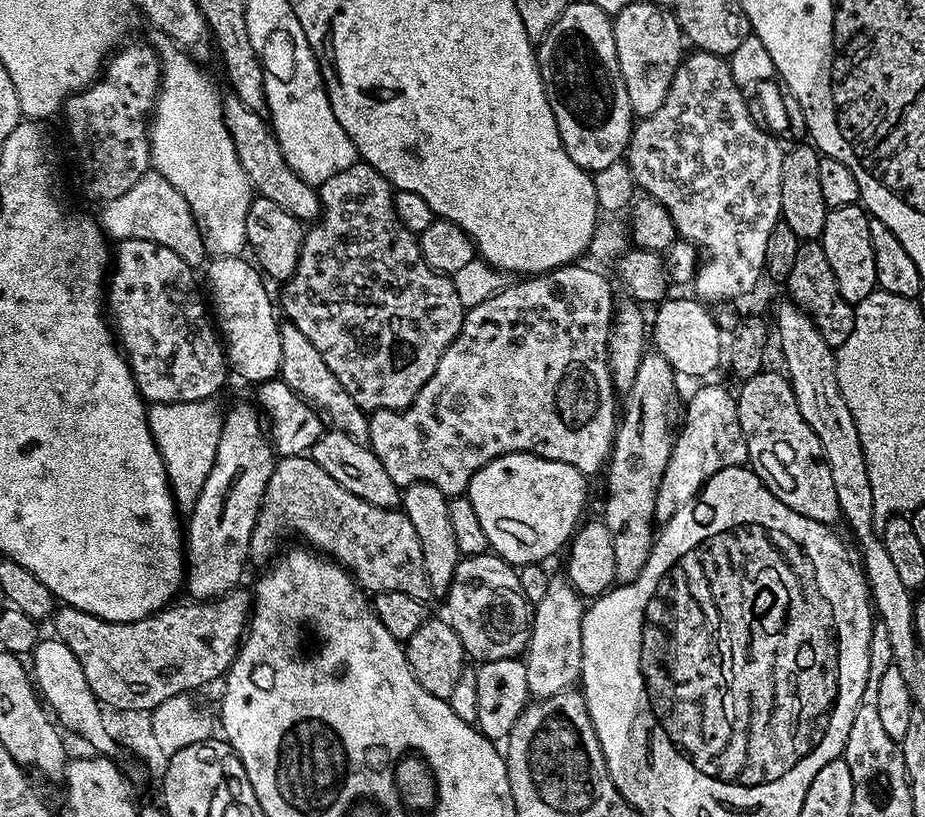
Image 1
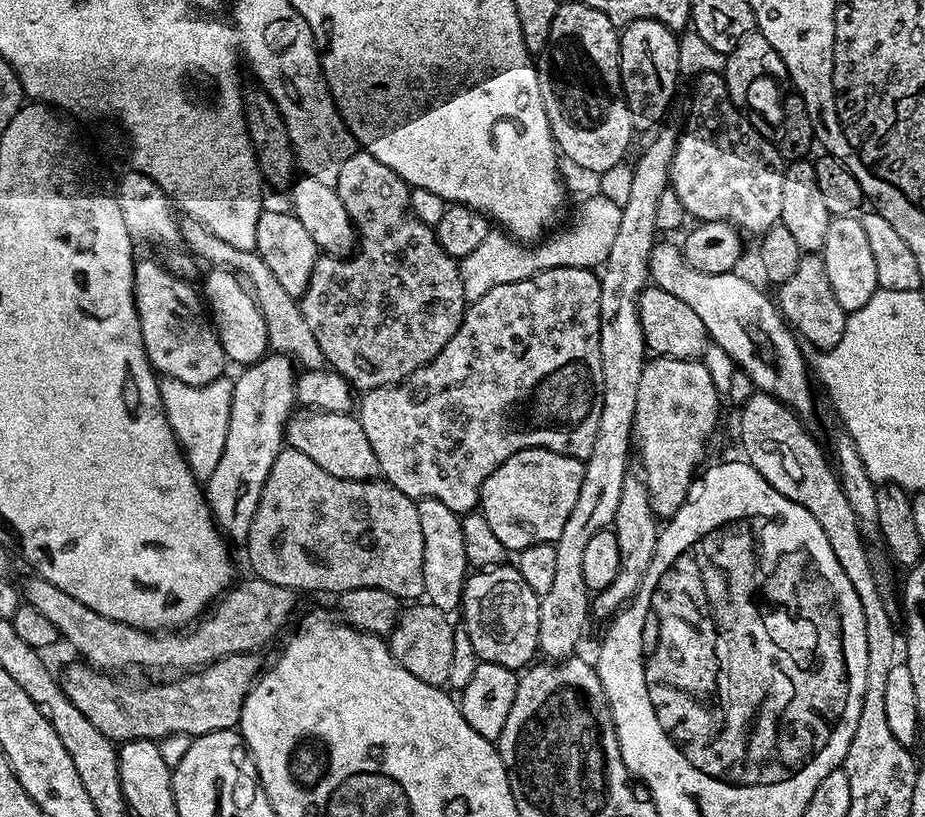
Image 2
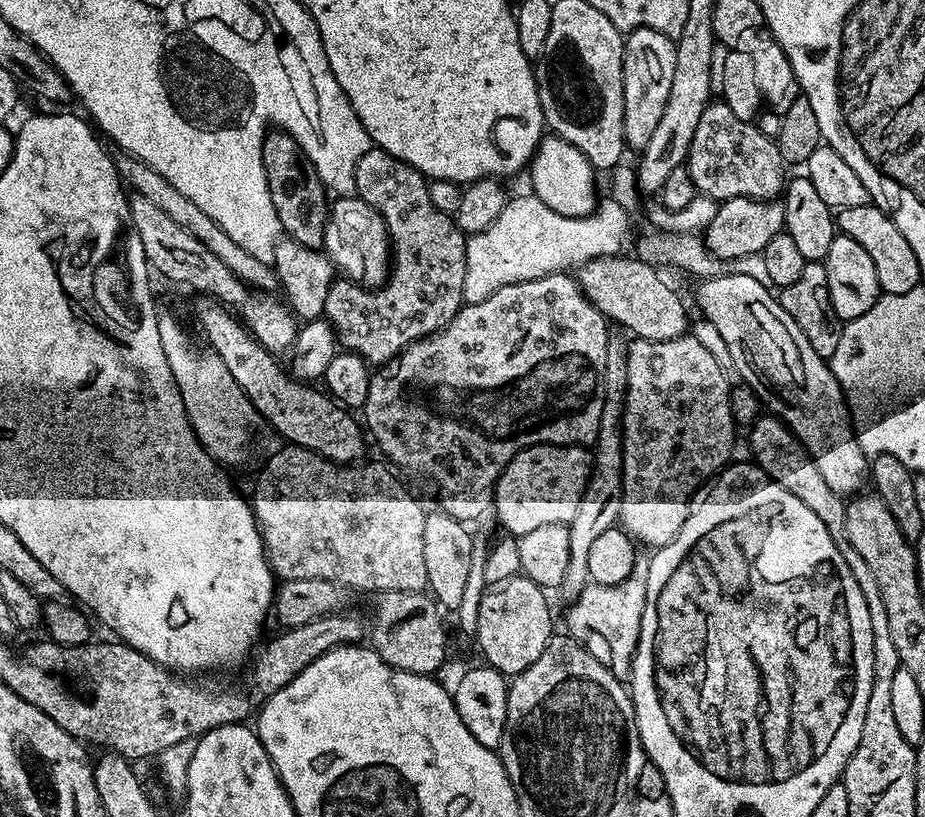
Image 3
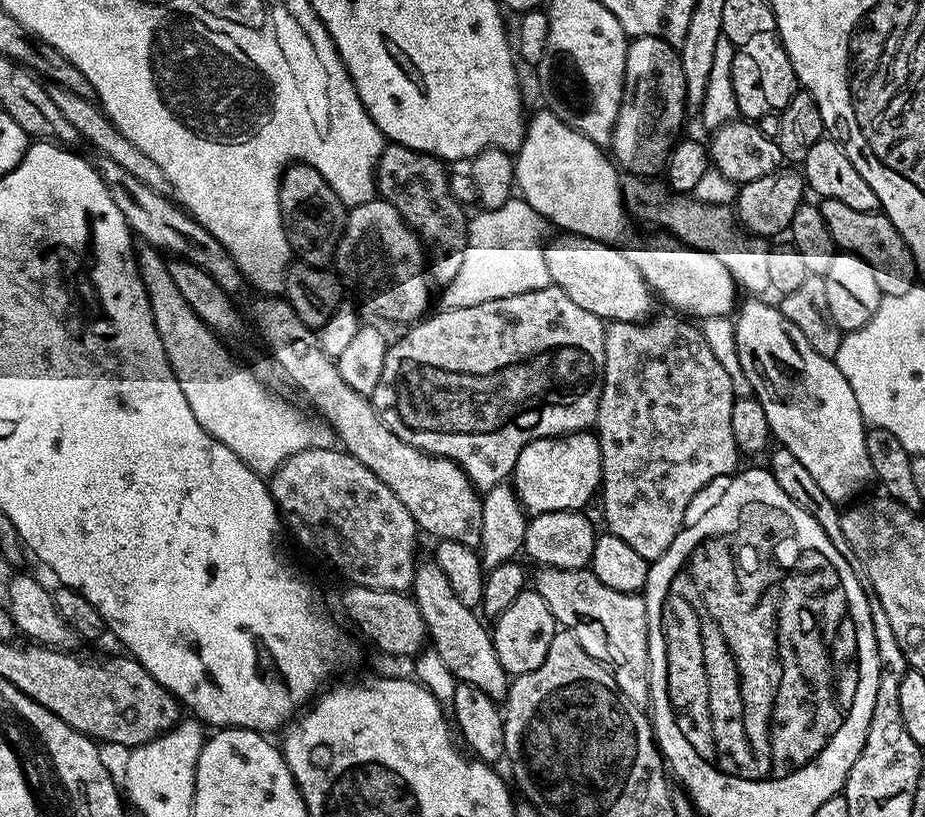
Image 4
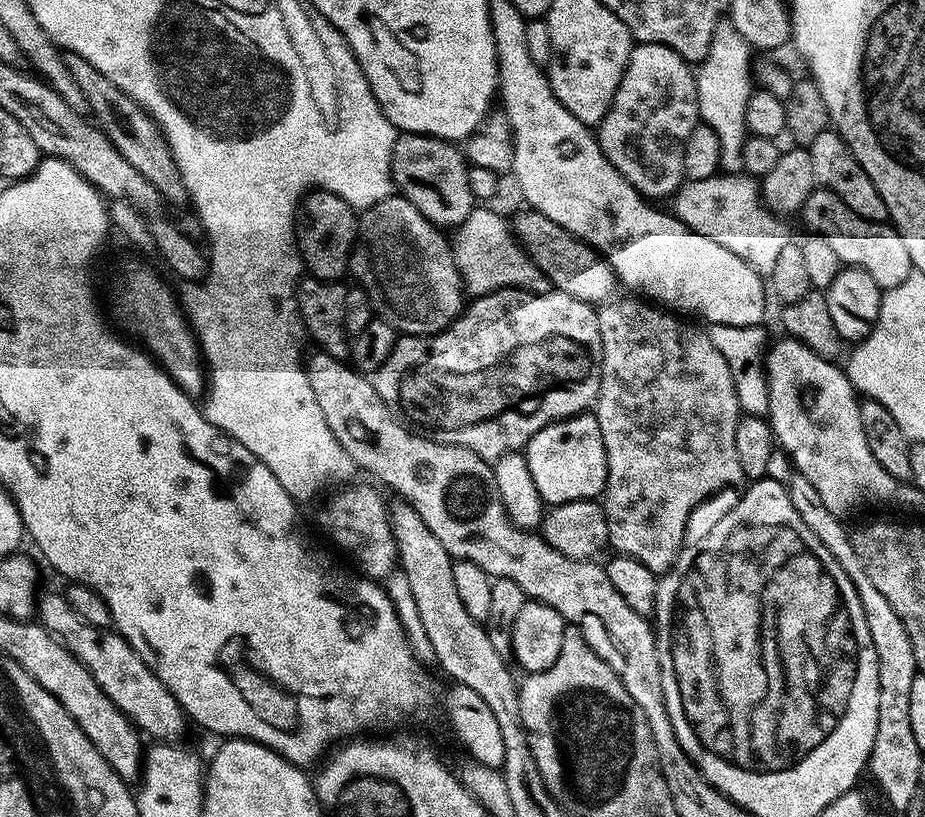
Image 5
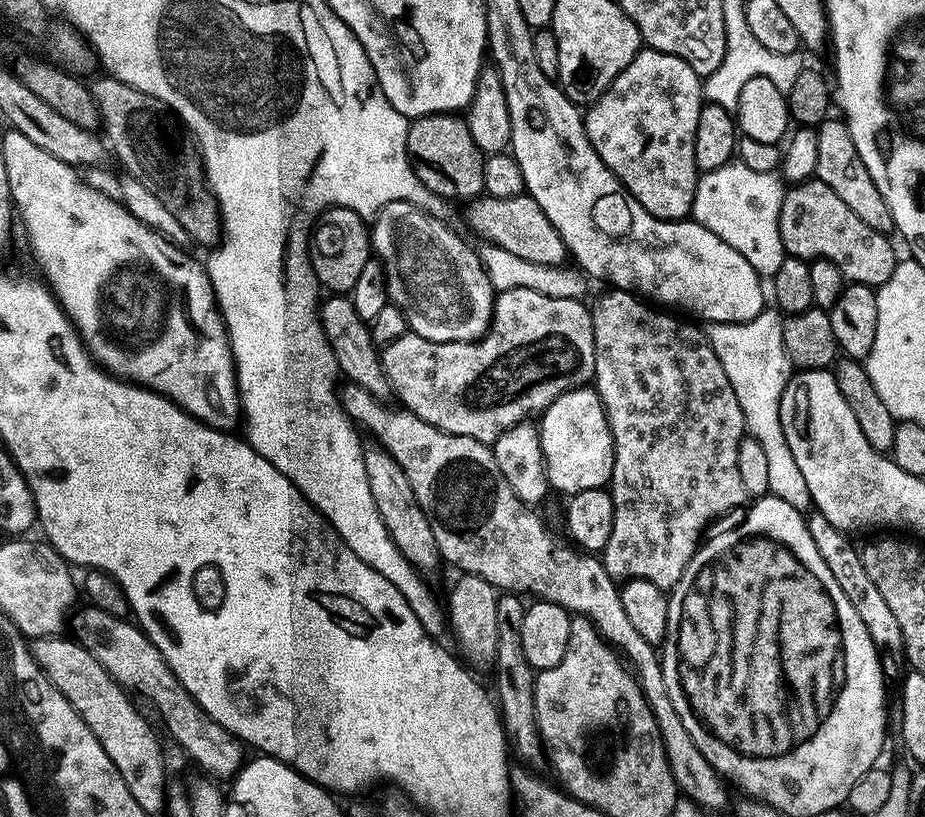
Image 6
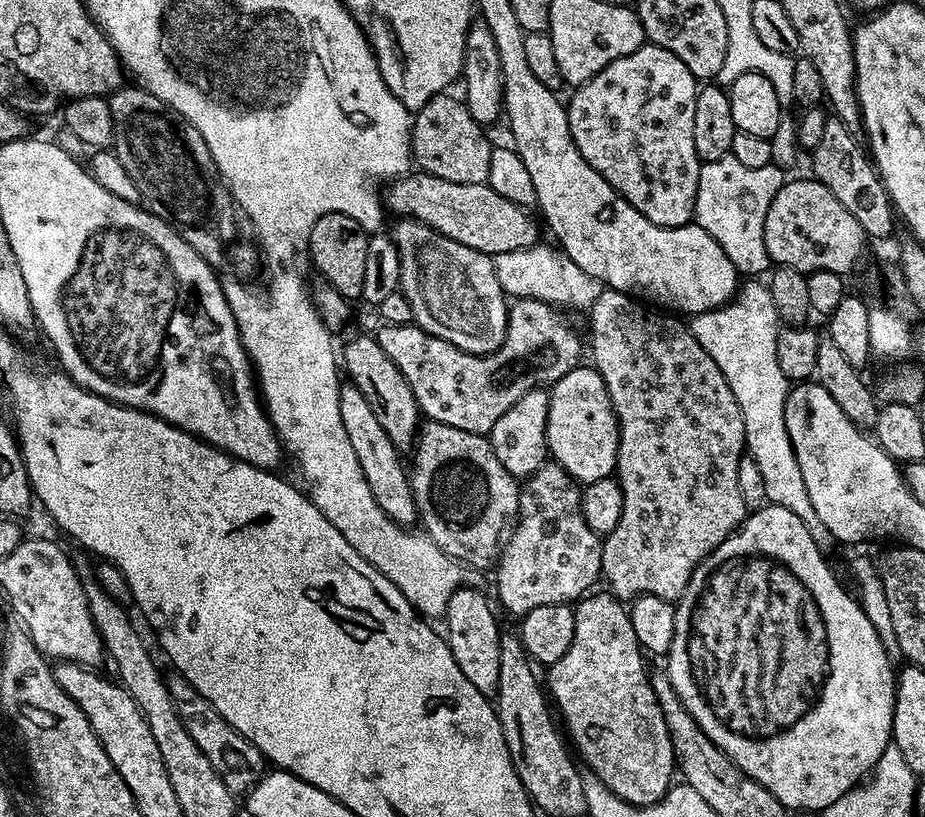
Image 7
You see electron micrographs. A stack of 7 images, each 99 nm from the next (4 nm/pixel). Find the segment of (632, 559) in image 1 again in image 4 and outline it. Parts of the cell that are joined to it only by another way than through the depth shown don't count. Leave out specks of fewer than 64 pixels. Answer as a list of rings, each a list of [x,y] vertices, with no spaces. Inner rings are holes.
[[[541,567],[534,576],[534,591],[550,606],[557,625],[578,638],[582,650],[608,669],[618,682],[618,690],[630,702],[644,706],[650,694],[650,650],[648,649],[648,615],[643,595],[602,586],[587,568],[554,569]]]

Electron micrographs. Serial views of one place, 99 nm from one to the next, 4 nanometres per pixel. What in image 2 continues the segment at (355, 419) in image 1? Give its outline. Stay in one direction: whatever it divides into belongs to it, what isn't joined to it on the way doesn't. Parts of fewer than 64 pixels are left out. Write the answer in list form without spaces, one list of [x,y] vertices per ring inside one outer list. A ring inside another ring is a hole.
[[[181,215],[179,224],[180,244],[197,261],[205,260],[208,263],[206,265],[212,268],[224,268],[244,282],[253,299],[256,300],[257,310],[265,319],[268,346],[272,352],[280,352],[283,356],[289,356],[304,370],[325,367],[326,361],[322,350],[318,346],[318,342],[314,342],[314,334],[310,330],[310,325],[306,323],[306,318],[302,318],[299,299],[291,296],[278,283],[278,278],[270,271],[270,266],[266,266],[266,262],[262,262],[262,258],[256,251],[240,250],[235,246],[230,246],[229,243],[222,241],[217,234],[212,233],[204,226],[198,218]]]

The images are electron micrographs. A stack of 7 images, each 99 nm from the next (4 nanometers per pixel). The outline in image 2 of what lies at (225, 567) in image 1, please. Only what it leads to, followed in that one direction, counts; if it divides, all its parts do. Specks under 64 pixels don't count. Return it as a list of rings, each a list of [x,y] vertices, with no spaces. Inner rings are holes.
[[[280,352],[261,357],[241,372],[244,373],[232,380],[226,446],[222,448],[218,466],[214,466],[214,474],[210,474],[206,481],[206,499],[212,519],[221,533],[229,541],[244,542],[248,538],[250,522],[254,522],[254,514],[258,510],[258,498],[262,498],[262,486],[266,486],[266,474],[270,474],[274,458],[278,458],[286,444],[286,425],[296,404],[298,372],[294,361]]]

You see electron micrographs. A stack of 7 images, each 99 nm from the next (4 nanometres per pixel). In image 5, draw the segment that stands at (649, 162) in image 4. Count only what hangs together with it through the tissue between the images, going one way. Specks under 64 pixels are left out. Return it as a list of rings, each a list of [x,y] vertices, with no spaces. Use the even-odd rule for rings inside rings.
[[[637,43],[632,49],[626,70],[620,79],[618,90],[610,102],[608,112],[598,126],[600,149],[606,158],[634,186],[641,196],[652,202],[660,202],[663,196],[675,197],[680,185],[685,183],[684,147],[690,130],[694,130],[700,120],[696,78],[687,60],[664,44]]]

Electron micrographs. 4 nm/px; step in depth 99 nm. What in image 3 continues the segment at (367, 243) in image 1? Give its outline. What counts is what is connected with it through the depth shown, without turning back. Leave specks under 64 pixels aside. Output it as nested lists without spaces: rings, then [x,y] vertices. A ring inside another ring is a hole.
[[[372,146],[353,171],[355,195],[384,219],[391,240],[388,278],[375,290],[334,282],[326,294],[323,319],[336,331],[341,349],[356,352],[372,366],[395,360],[415,340],[432,336],[453,320],[464,304],[468,242],[451,215],[430,202],[428,180],[414,166]]]

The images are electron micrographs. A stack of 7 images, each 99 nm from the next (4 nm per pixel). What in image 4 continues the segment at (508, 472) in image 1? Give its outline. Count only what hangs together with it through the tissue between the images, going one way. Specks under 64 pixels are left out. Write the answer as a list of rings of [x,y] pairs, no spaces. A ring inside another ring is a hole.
[[[586,430],[530,442],[519,455],[512,475],[518,499],[531,515],[583,509],[601,487],[600,480],[600,441]]]

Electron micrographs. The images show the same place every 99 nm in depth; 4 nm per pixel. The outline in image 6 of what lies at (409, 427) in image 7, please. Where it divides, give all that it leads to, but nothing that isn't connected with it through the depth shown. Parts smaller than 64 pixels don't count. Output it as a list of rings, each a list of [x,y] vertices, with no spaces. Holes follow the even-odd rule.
[[[332,294],[329,300],[319,305],[320,325],[326,334],[326,342],[330,342],[330,350],[334,350],[337,369],[348,375],[351,383],[362,386],[370,395],[378,400],[387,401],[393,395],[390,382],[384,373],[384,367],[380,361],[378,346],[372,341],[372,329],[369,321],[363,320],[354,310],[354,302],[351,295]]]

